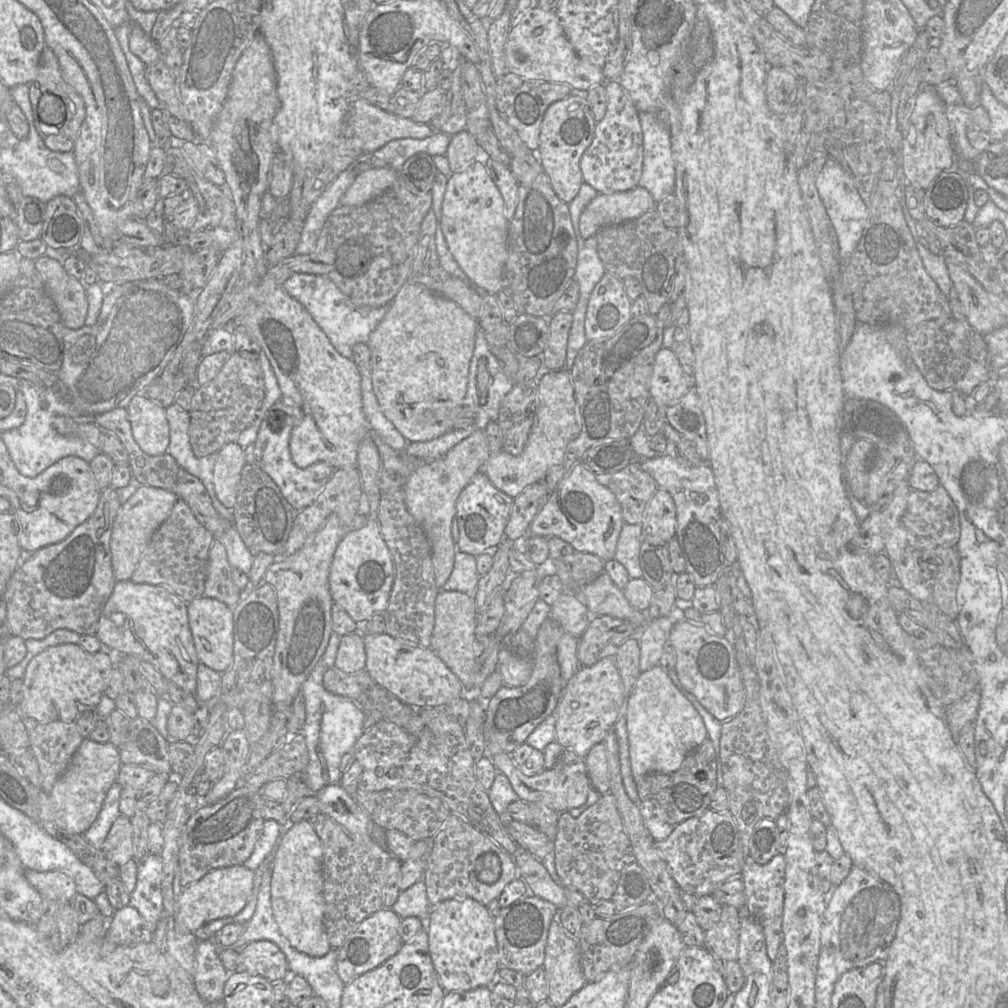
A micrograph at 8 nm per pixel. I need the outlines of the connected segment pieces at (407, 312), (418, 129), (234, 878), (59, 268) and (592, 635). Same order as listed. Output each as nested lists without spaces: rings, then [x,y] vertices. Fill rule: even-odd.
[[[408,280],[389,304],[387,313],[368,341],[372,385],[381,411],[408,442],[430,441],[452,430],[458,406],[464,405],[467,395],[478,327],[478,320],[454,301]]]
[[[363,99],[352,102],[351,115],[353,135],[361,140],[364,153],[373,152],[391,140],[423,139],[436,132],[429,124],[399,117]]]
[[[244,865],[216,868],[200,880],[191,883],[182,890],[178,902],[178,915],[186,927],[195,932],[210,921],[232,917],[247,904],[252,893],[255,872]]]
[[[42,255],[34,263],[64,325],[70,329],[83,327],[88,312],[85,286],[66,272],[62,261]]]
[[[610,615],[592,616],[579,639],[577,655],[581,667],[592,666],[605,657],[615,657],[622,643],[637,627],[630,621]]]

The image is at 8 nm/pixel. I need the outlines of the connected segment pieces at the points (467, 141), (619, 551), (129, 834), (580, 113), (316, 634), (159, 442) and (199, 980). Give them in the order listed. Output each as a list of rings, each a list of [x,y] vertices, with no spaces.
[[[467,130],[451,136],[445,156],[448,159],[451,173],[464,170],[475,160],[485,163],[490,158],[479,146],[475,136]]]
[[[624,523],[619,535],[614,559],[626,568],[630,579],[642,578],[643,575],[639,564],[641,543],[641,524]]]
[[[120,815],[112,824],[101,850],[118,866],[133,859],[133,826],[131,818]]]
[[[573,94],[552,103],[545,112],[540,144],[537,150],[532,151],[538,151],[541,165],[553,190],[567,204],[576,197],[584,182],[580,160],[593,140],[596,123],[587,99]]]
[[[331,514],[295,554],[289,557],[276,555],[276,561],[265,573],[263,582],[274,586],[279,612],[271,670],[274,709],[291,706],[328,646],[333,633],[331,610],[334,604],[329,587],[330,568],[339,542],[349,531],[337,514]]]
[[[137,394],[126,410],[133,437],[142,451],[150,456],[166,453],[170,434],[165,408]]]
[[[212,939],[199,940],[196,946],[194,983],[199,996],[207,1003],[223,999],[224,985],[231,973],[220,959],[220,948]]]

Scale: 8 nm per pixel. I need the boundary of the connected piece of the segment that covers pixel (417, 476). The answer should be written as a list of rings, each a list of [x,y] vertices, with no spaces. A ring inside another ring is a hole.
[[[478,430],[441,458],[421,464],[409,476],[405,485],[406,508],[430,541],[435,581],[440,590],[449,579],[455,564],[457,548],[452,537],[452,521],[456,517],[457,500],[490,456],[485,430]]]

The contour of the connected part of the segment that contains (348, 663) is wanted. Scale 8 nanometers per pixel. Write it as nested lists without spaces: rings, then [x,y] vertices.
[[[351,633],[341,636],[335,667],[346,674],[366,670],[367,655],[362,636]]]

